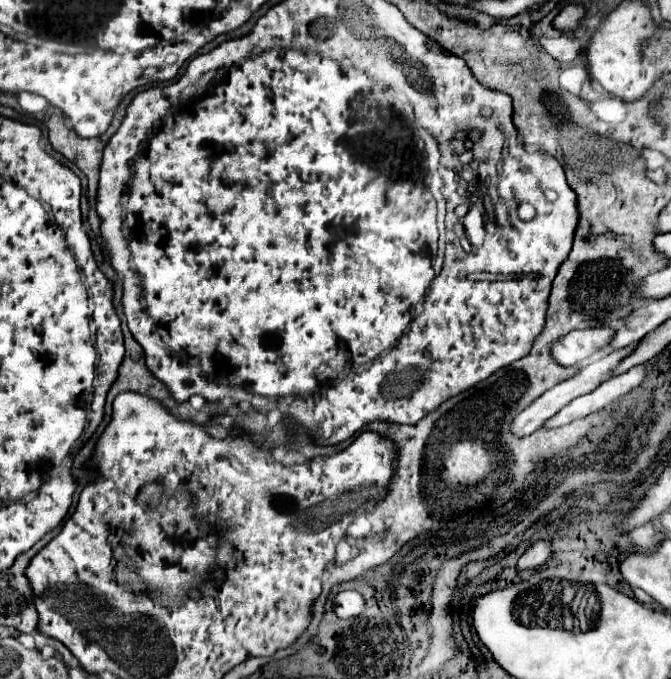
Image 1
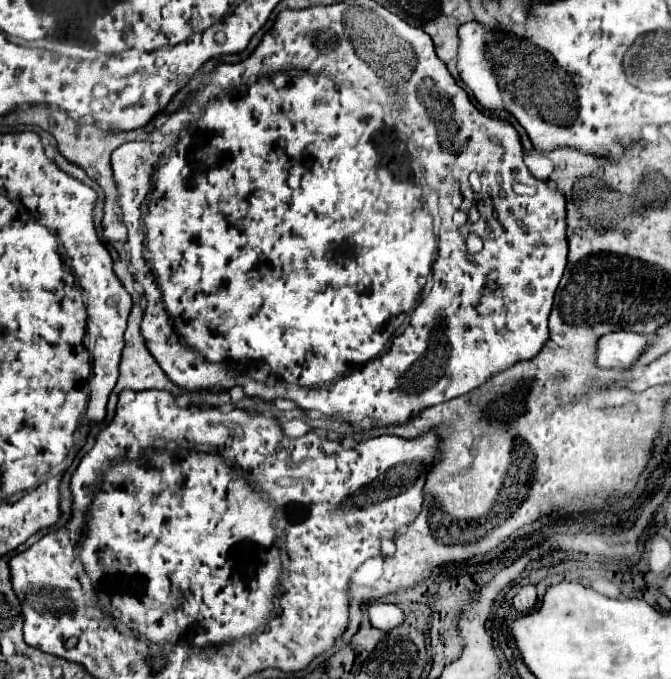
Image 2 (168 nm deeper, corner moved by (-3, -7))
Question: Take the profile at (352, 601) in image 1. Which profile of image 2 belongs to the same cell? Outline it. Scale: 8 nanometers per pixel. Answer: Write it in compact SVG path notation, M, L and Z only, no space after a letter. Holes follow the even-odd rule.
M370 603L368 607L368 615L370 615L370 623L372 627L390 631L394 627L400 627L404 623L404 611L392 603Z

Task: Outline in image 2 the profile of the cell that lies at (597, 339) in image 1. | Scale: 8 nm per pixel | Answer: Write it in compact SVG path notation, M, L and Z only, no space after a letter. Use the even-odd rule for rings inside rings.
M634 331L608 333L598 341L596 361L604 369L628 369L632 367L644 349L650 345L650 337Z

